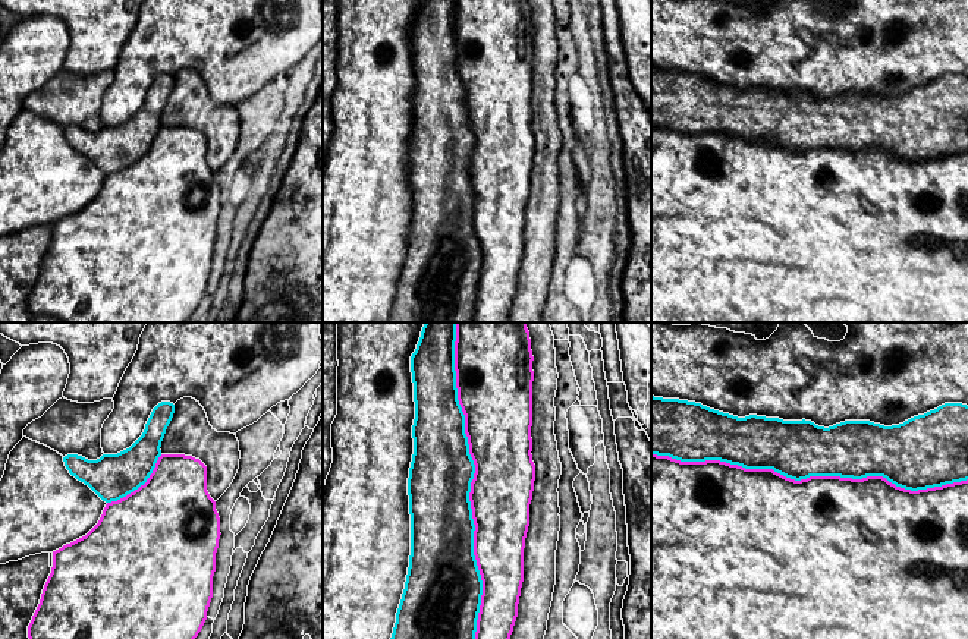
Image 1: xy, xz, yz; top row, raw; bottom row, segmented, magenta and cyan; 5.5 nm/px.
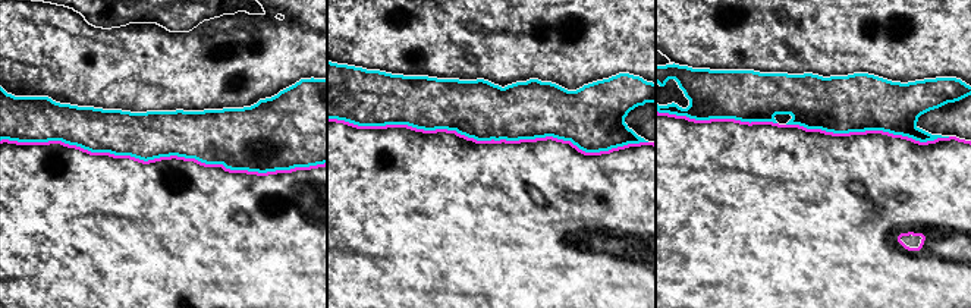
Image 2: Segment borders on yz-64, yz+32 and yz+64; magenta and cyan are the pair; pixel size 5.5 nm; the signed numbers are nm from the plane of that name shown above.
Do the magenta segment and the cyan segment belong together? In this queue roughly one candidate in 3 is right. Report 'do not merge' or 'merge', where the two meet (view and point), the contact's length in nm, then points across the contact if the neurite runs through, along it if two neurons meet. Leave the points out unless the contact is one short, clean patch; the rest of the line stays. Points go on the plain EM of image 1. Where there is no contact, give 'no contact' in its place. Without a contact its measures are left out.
do not merge | xz (471, 161) | 1750 nm

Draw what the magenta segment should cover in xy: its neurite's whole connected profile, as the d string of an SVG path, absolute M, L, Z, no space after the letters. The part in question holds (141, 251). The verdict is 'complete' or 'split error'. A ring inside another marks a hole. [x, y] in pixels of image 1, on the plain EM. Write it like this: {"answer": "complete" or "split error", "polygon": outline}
{"answer": "complete", "polygon": "M161 126L144 157L117 173L107 174L98 195L85 208L53 223L51 245L28 298L29 312L32 315L51 315L60 322L186 322L207 292L220 207L216 173L207 163L207 138L192 128Z"}

